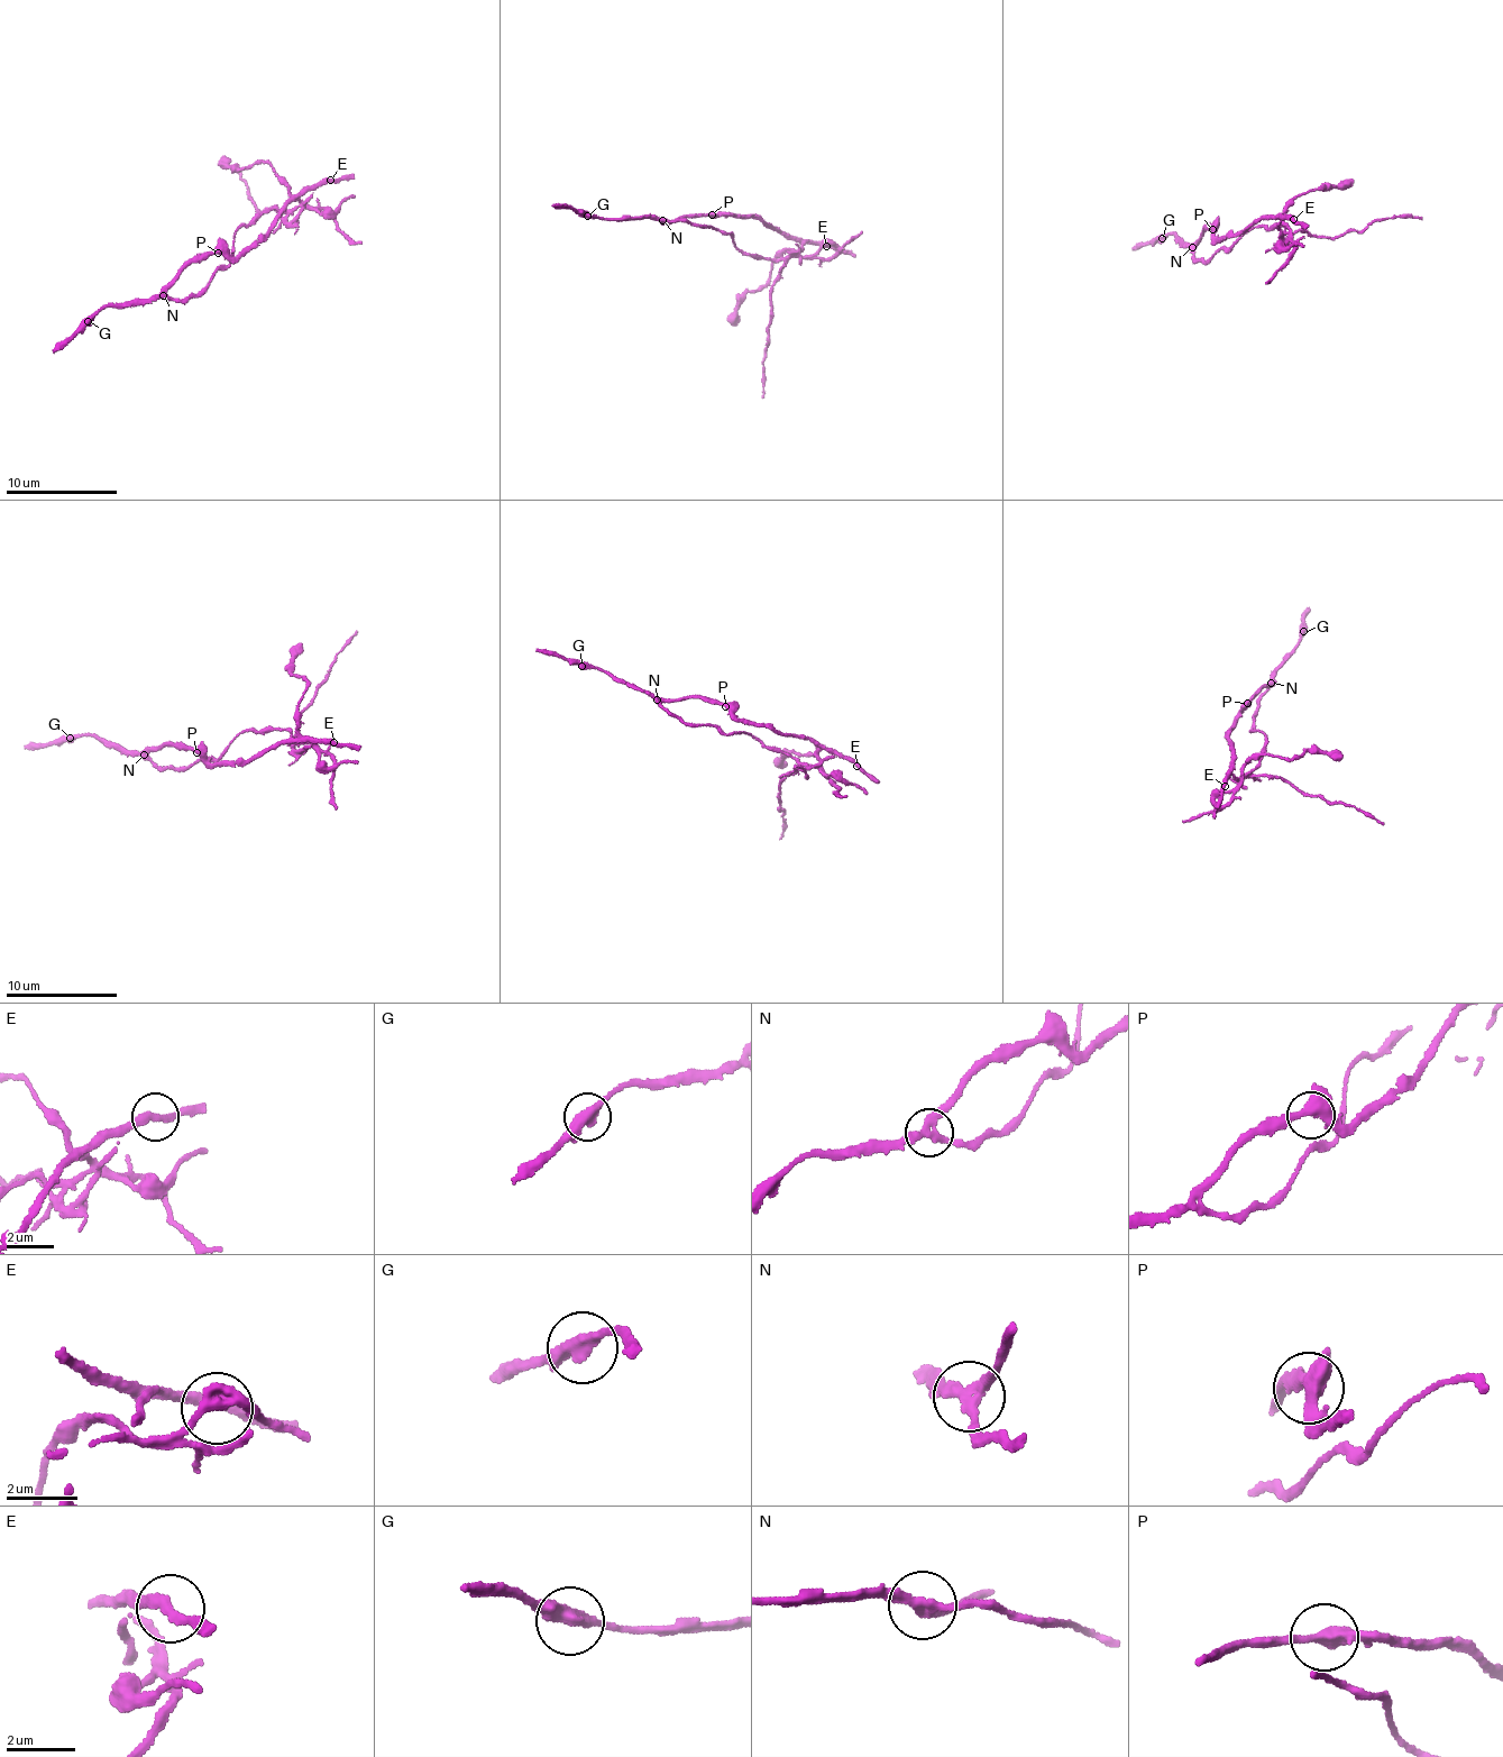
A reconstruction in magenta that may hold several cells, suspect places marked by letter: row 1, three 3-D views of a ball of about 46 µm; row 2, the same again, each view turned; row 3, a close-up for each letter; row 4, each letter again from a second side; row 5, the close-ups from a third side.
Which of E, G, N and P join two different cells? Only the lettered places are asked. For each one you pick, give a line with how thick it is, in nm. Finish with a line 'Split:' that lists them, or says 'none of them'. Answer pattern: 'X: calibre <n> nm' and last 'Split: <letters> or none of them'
N: calibre 280 nm
Split: N

